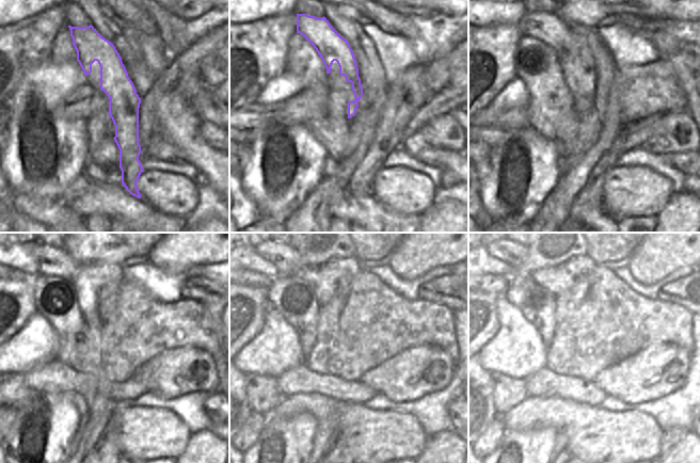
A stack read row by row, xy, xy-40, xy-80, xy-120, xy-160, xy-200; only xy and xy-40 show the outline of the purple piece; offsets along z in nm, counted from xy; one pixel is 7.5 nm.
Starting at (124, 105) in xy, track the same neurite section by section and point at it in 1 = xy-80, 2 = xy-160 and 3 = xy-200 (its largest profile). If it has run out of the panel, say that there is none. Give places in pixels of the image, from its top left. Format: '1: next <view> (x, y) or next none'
1: next xy-80 (549, 28)
2: next xy-160 (286, 259)
3: next xy-200 (513, 254)

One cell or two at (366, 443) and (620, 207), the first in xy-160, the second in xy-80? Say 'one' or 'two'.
one

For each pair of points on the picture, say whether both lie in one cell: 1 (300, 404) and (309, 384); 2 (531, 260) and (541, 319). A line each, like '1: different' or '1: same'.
1: different
2: different

